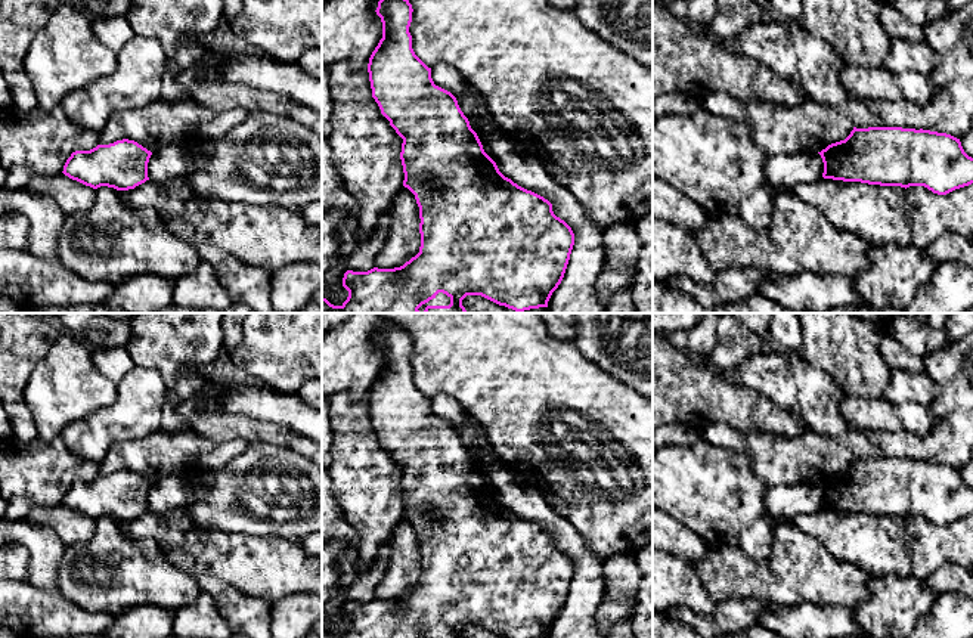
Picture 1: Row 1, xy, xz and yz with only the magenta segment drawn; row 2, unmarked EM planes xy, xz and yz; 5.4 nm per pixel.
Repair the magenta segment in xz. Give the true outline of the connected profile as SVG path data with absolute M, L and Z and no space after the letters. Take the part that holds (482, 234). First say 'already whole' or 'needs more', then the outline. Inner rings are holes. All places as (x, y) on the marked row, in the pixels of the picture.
needs more; M379 0L377 15L382 22L382 38L368 64L372 97L381 114L403 139L400 160L405 180L419 207L419 253L400 267L368 272L347 270L343 287L348 291L341 306L322 297L322 313L467 313L462 300L481 295L515 312L548 307L561 284L574 245L571 227L557 217L552 204L505 177L484 152L477 133L461 111L456 97L434 84L428 68L412 49L409 0Z

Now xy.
already whole; M123 139L75 151L63 165L63 174L86 186L128 191L149 180L148 162L152 152L134 140Z

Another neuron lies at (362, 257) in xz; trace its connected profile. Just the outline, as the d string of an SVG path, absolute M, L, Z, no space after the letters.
M385 208L372 235L363 241L359 233L359 220L354 222L353 250L345 255L344 264L347 270L368 272L375 267L375 257L384 245L390 227L391 208Z

